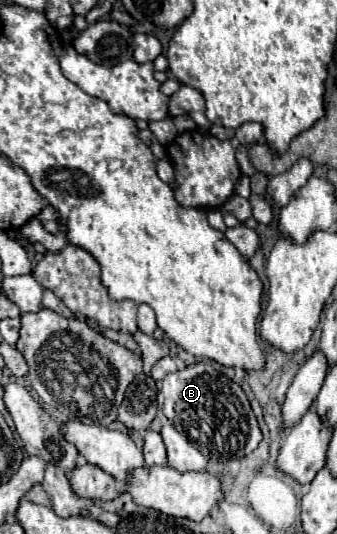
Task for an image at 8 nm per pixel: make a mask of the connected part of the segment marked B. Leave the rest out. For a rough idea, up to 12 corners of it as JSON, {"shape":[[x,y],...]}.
{"shape":[[207,362],[167,374],[175,430],[211,462],[263,438],[241,386]]}

